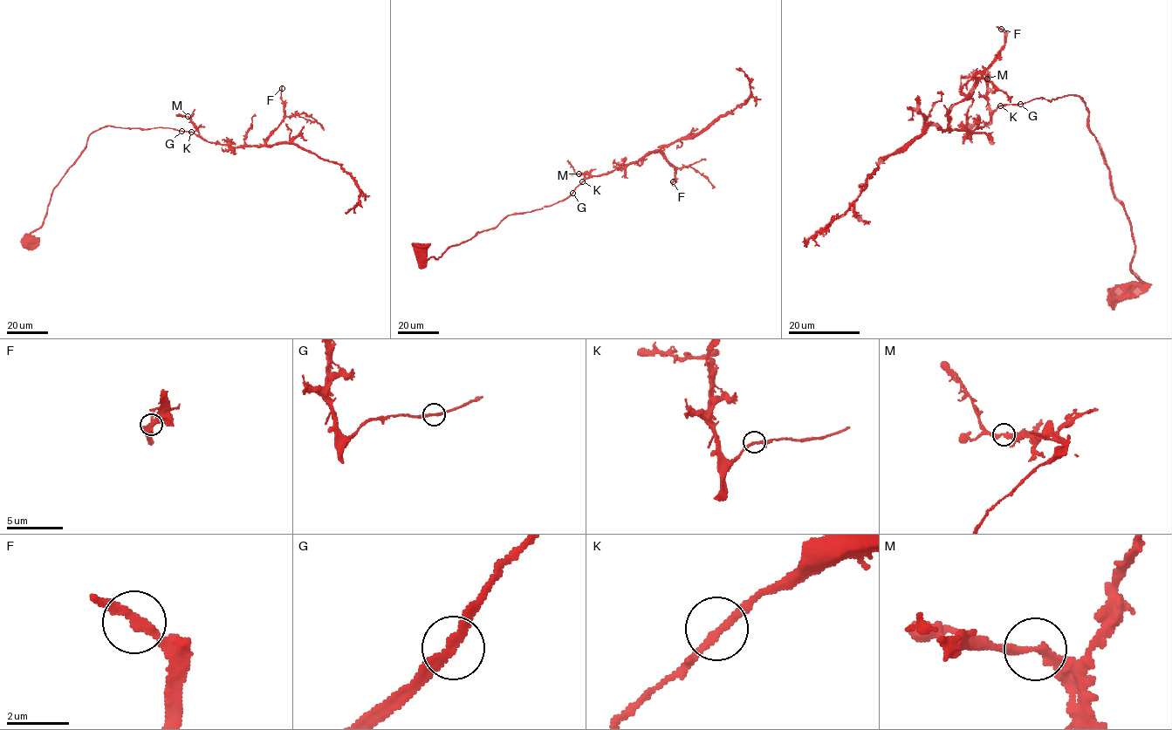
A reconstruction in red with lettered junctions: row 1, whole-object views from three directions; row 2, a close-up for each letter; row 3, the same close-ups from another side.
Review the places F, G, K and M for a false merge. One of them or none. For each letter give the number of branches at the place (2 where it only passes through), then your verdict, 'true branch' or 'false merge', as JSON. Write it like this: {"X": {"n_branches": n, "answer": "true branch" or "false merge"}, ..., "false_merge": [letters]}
{"F": {"n_branches": 2, "answer": "true branch"}, "G": {"n_branches": 2, "answer": "true branch"}, "K": {"n_branches": 2, "answer": "true branch"}, "M": {"n_branches": 2, "answer": "true branch"}, "false_merge": []}

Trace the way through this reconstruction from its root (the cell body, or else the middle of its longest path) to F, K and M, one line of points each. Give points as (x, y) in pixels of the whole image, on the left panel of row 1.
F: (30, 239), (52, 190), (94, 132), (108, 126), (167, 127), (234, 147), (261, 146), (284, 119), (282, 87)
K: (30, 239), (29, 235), (42, 224), (52, 190), (91, 133), (108, 126), (191, 132)
M: (30, 239), (29, 235), (42, 224), (52, 190), (91, 133), (113, 126), (167, 127), (198, 135), (188, 117)

